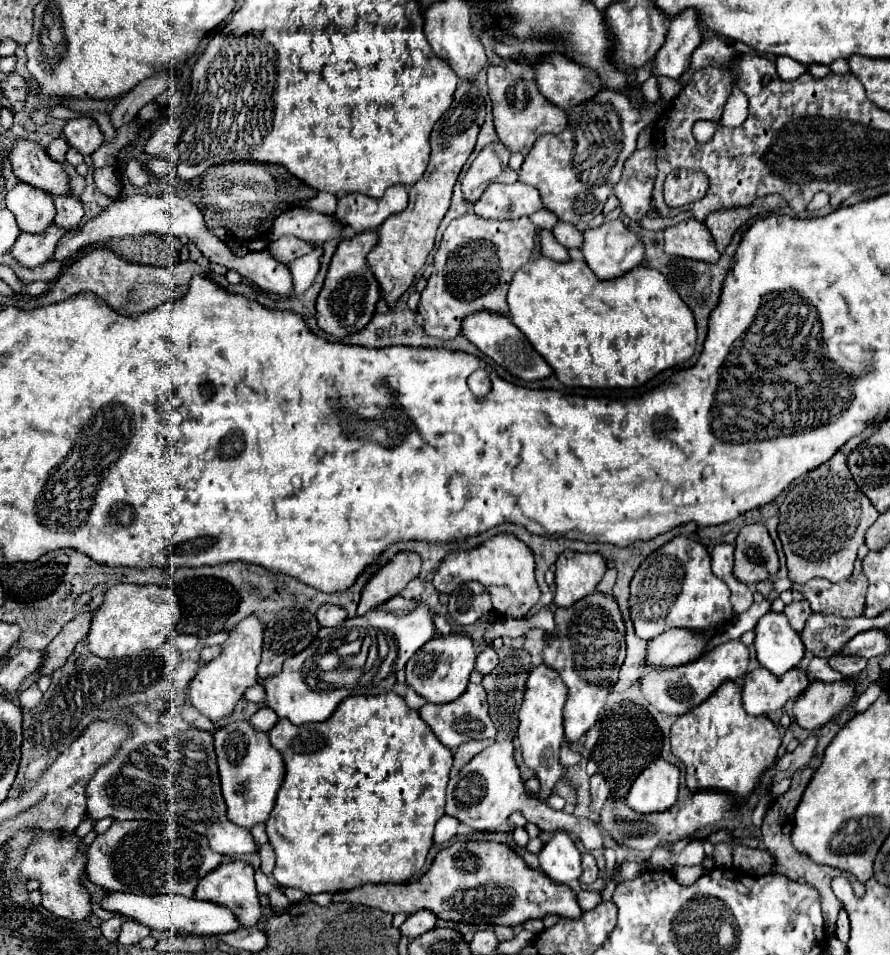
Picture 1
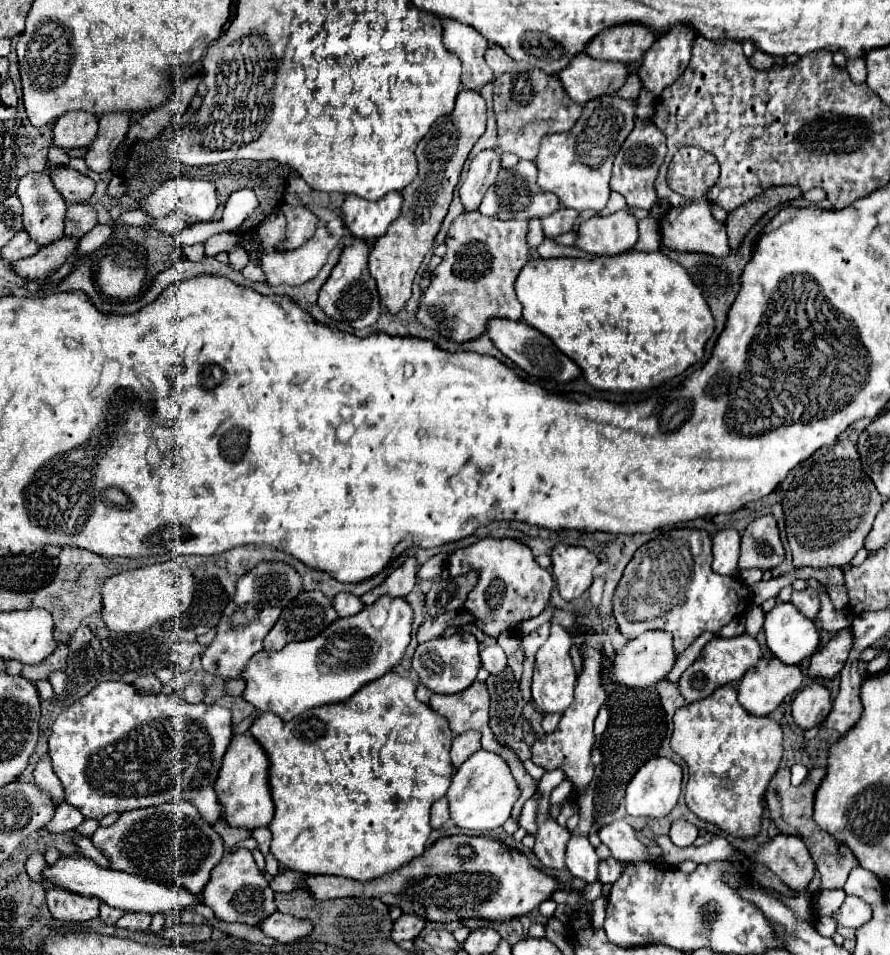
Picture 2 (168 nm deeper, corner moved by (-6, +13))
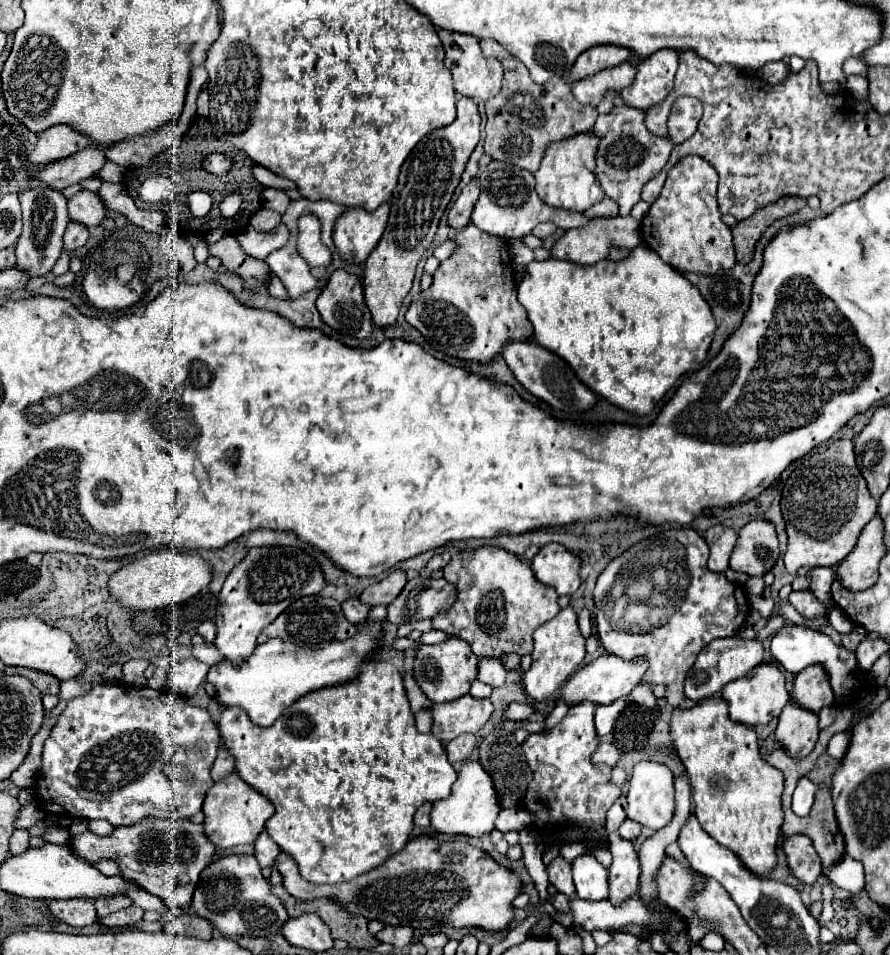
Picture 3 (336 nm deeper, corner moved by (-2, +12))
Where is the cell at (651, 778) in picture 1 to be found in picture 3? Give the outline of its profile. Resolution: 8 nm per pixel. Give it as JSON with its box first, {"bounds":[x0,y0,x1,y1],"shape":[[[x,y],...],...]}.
{"bounds":[628,762,674,830],"shape":[[[638,762],[628,780],[628,818],[648,826],[650,830],[664,828],[674,814],[674,774],[662,762]]]}

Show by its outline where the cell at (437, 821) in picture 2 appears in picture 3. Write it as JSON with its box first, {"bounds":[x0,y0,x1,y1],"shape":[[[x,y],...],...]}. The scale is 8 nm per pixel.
{"bounds":[414,804,432,828],"shape":[[[422,804],[414,816],[414,824],[420,828],[428,828],[430,826],[430,810],[432,810],[432,804]]]}

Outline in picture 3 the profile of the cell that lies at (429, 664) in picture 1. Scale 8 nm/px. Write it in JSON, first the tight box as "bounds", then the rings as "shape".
{"bounds":[414,638,478,702],"shape":[[[448,638],[440,644],[420,646],[414,658],[414,680],[430,702],[450,702],[468,694],[470,684],[476,680],[478,656],[462,638]]]}

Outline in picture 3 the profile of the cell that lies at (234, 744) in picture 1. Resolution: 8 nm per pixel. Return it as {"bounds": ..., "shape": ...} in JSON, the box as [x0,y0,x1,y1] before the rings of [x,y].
{"bounds":[204,772,274,848],"shape":[[[236,772],[214,782],[204,800],[204,830],[216,848],[232,848],[238,844],[252,844],[264,830],[264,822],[274,814],[274,806],[260,792],[250,788]]]}

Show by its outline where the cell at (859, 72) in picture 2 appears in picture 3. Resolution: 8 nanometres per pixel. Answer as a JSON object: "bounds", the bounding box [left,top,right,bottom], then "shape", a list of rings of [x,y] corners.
{"bounds":[846,76,866,100],"shape":[[[848,76],[846,88],[856,100],[866,100],[866,78],[862,76]]]}

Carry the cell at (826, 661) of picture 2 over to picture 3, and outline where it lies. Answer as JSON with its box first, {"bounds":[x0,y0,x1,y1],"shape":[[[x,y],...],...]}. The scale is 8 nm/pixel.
{"bounds":[792,664,834,712],"shape":[[[820,664],[802,670],[794,680],[792,700],[814,712],[818,712],[822,706],[830,706],[834,702],[834,690],[828,672]]]}

